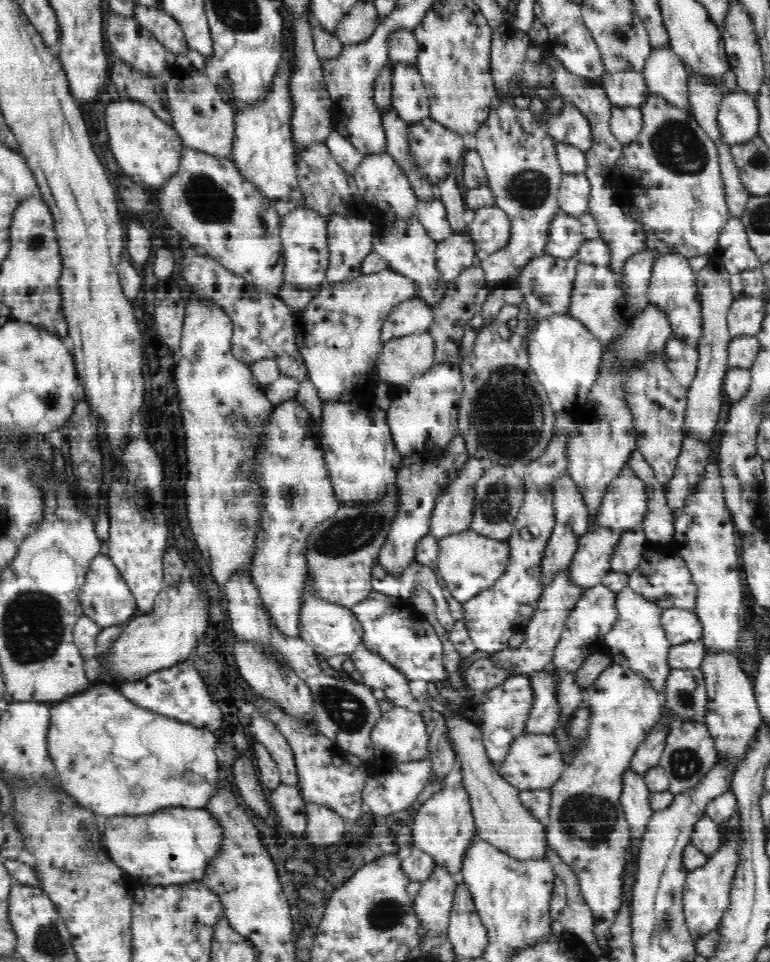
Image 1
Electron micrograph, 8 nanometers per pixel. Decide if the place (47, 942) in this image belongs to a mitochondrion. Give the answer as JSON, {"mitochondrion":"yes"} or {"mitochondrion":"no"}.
{"mitochondrion":"yes"}

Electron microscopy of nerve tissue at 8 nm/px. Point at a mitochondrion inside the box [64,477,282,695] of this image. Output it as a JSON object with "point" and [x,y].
{"point":[240,522]}

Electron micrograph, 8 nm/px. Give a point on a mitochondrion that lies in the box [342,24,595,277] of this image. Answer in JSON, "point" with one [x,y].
{"point":[529,188]}

